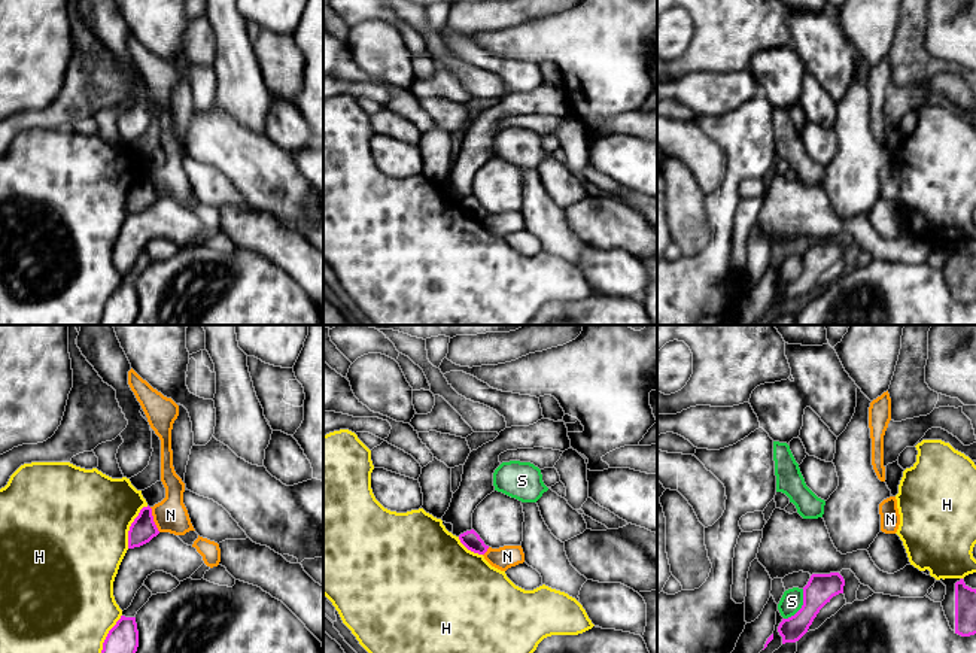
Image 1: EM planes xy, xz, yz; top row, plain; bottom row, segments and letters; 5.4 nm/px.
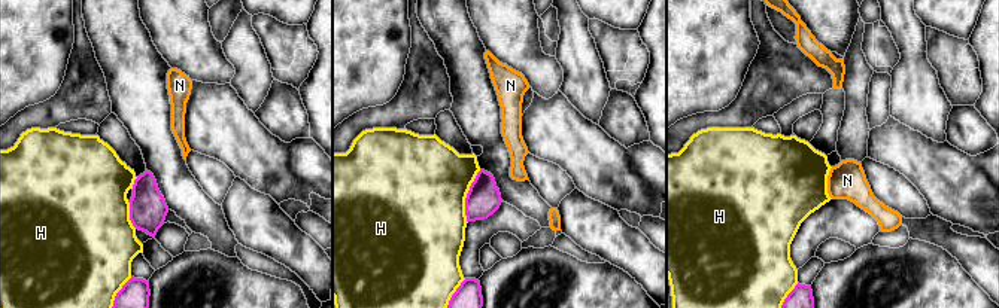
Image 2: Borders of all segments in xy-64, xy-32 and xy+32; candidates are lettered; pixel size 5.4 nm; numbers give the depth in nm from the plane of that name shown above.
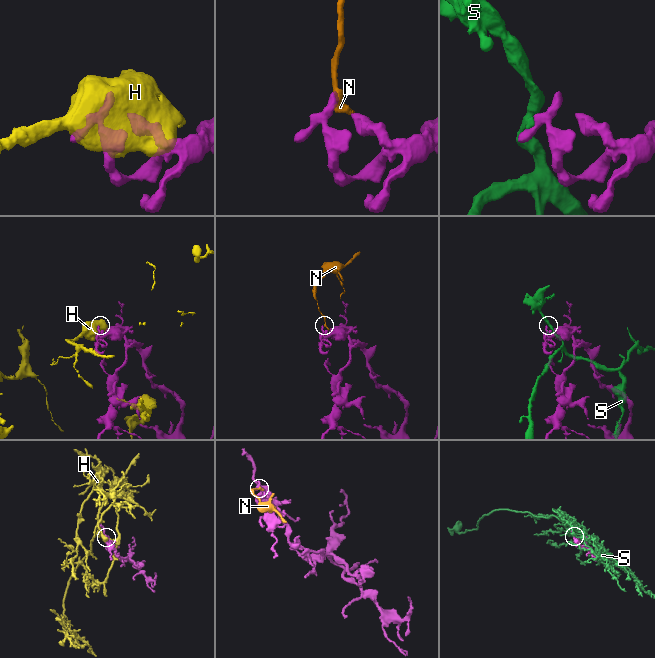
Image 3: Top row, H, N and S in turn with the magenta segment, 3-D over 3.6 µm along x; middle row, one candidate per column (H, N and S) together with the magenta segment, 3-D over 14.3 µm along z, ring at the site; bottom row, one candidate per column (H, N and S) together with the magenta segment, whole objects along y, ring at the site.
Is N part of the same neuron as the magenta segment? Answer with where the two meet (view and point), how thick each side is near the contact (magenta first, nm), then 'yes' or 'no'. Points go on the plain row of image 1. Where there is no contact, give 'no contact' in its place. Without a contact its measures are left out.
xy (152, 185) | 140/180 nm | no

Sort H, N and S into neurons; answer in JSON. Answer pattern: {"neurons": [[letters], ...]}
{"neurons": [["H"], ["N"], ["S"]]}

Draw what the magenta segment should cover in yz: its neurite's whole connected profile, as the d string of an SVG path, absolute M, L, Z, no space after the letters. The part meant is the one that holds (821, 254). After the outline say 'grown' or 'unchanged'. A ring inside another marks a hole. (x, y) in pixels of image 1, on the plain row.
M839 239L812 240L803 253L803 271L791 283L782 285L778 298L782 310L799 307L812 291L820 276L839 259L843 259L845 246Z; unchanged

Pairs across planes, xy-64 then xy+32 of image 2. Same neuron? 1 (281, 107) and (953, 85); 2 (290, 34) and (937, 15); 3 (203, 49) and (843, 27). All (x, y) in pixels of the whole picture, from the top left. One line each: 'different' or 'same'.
1: different
2: different
3: same

